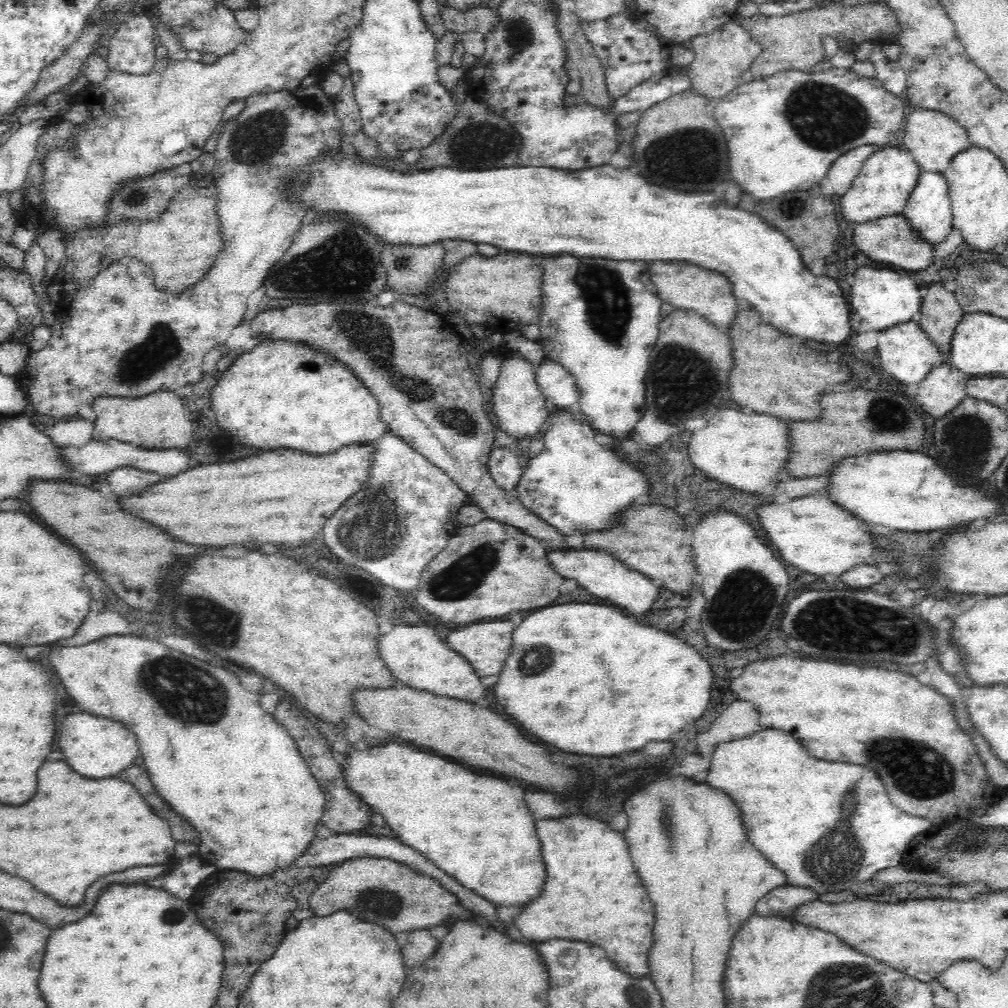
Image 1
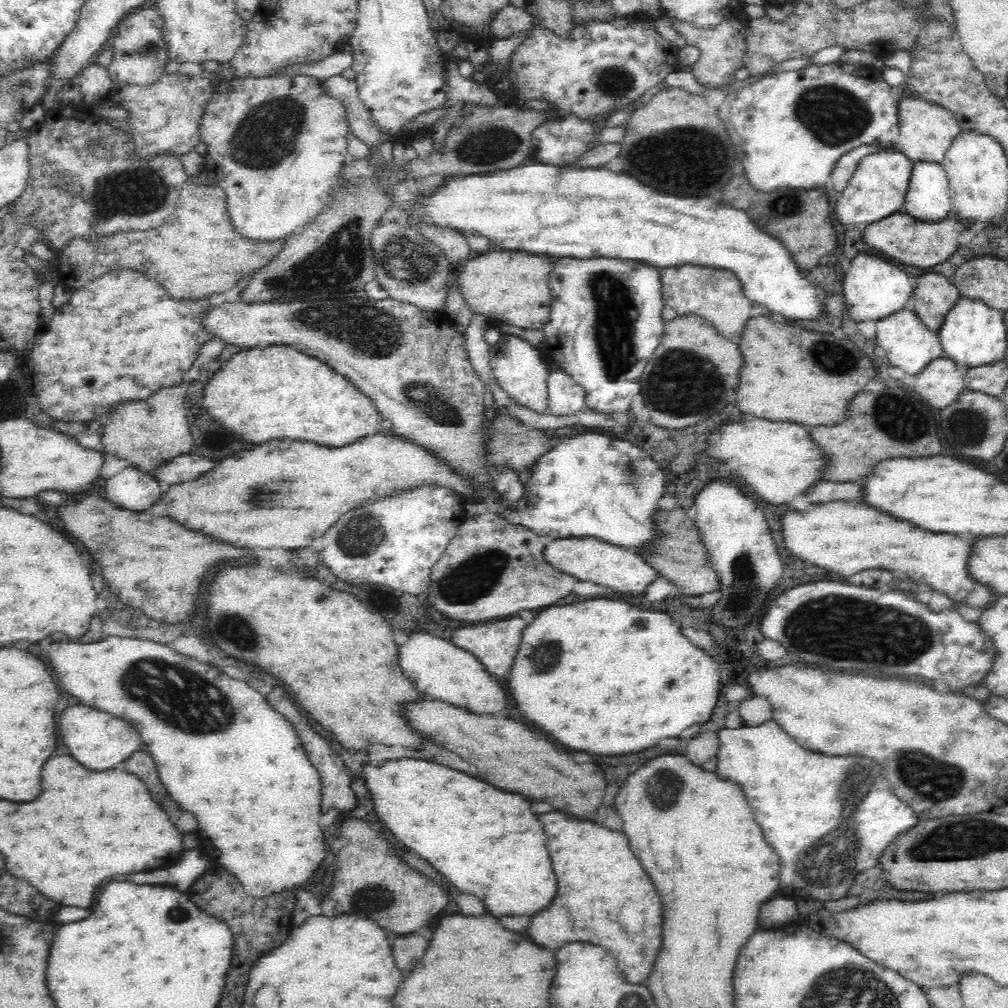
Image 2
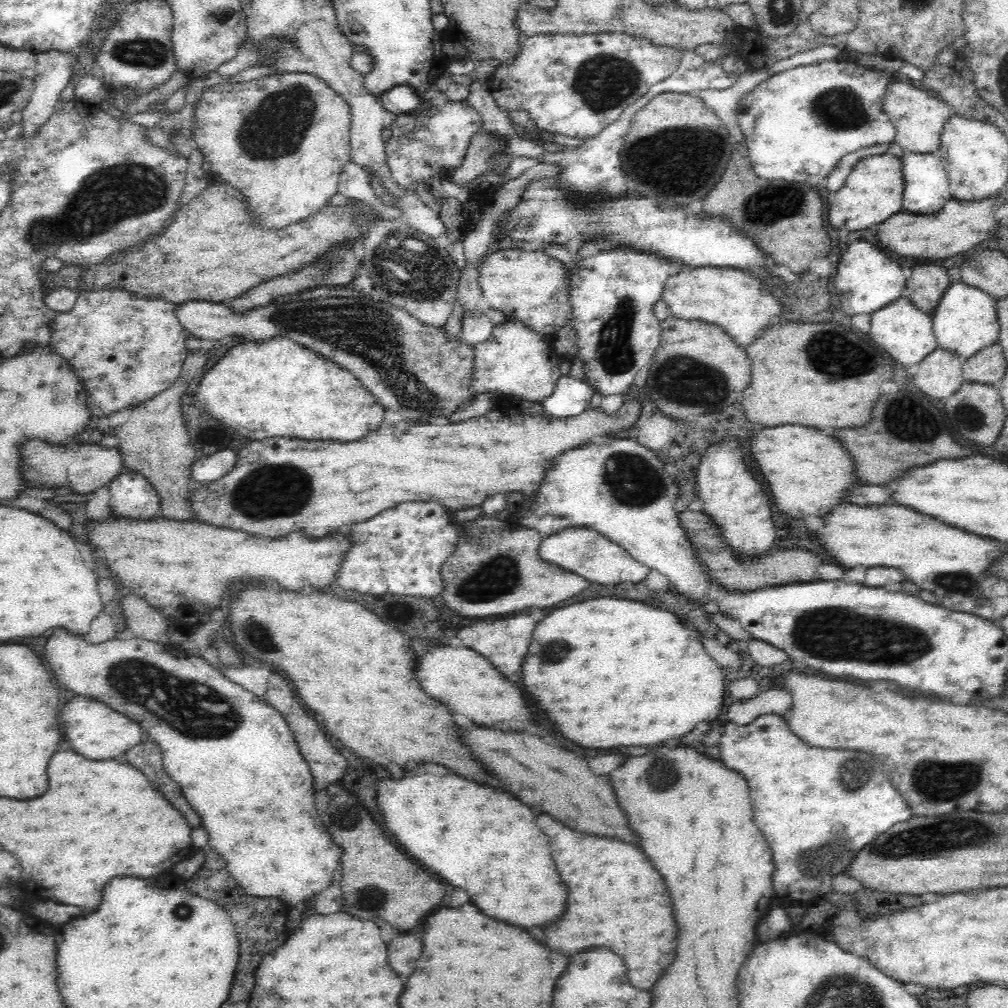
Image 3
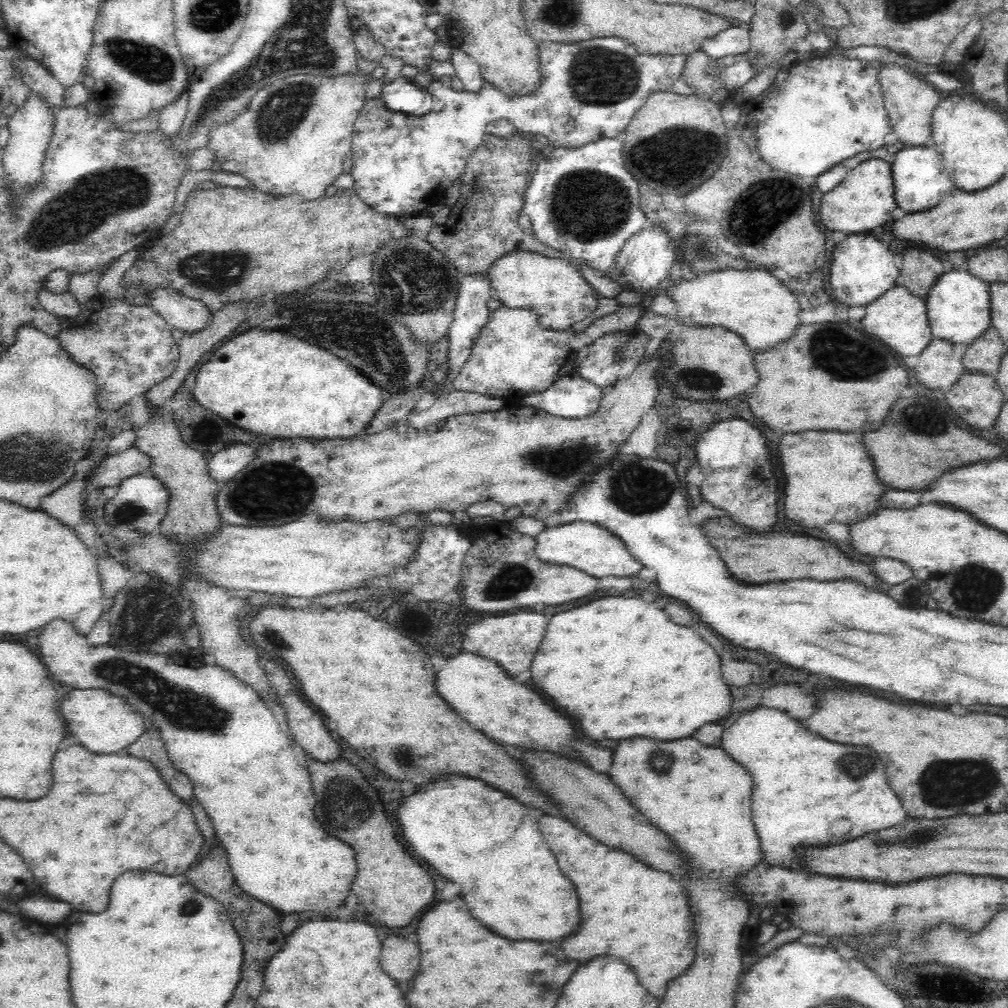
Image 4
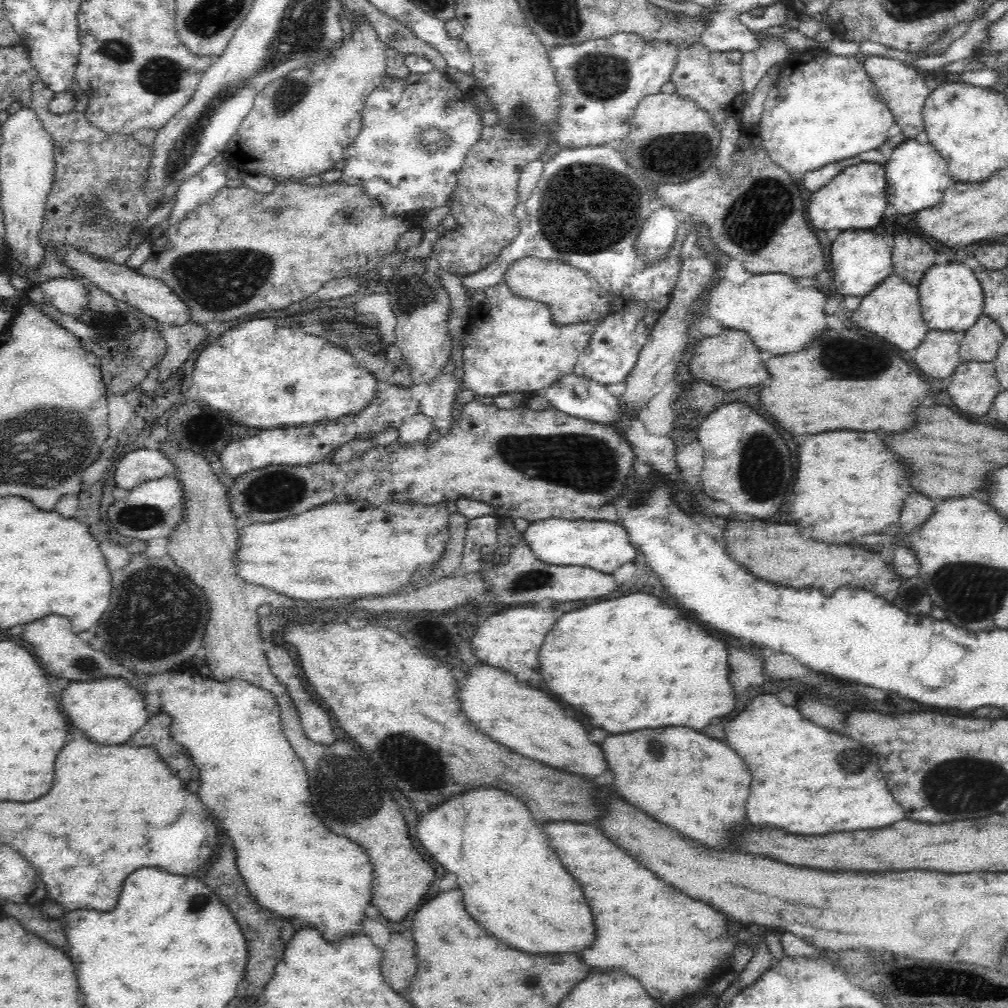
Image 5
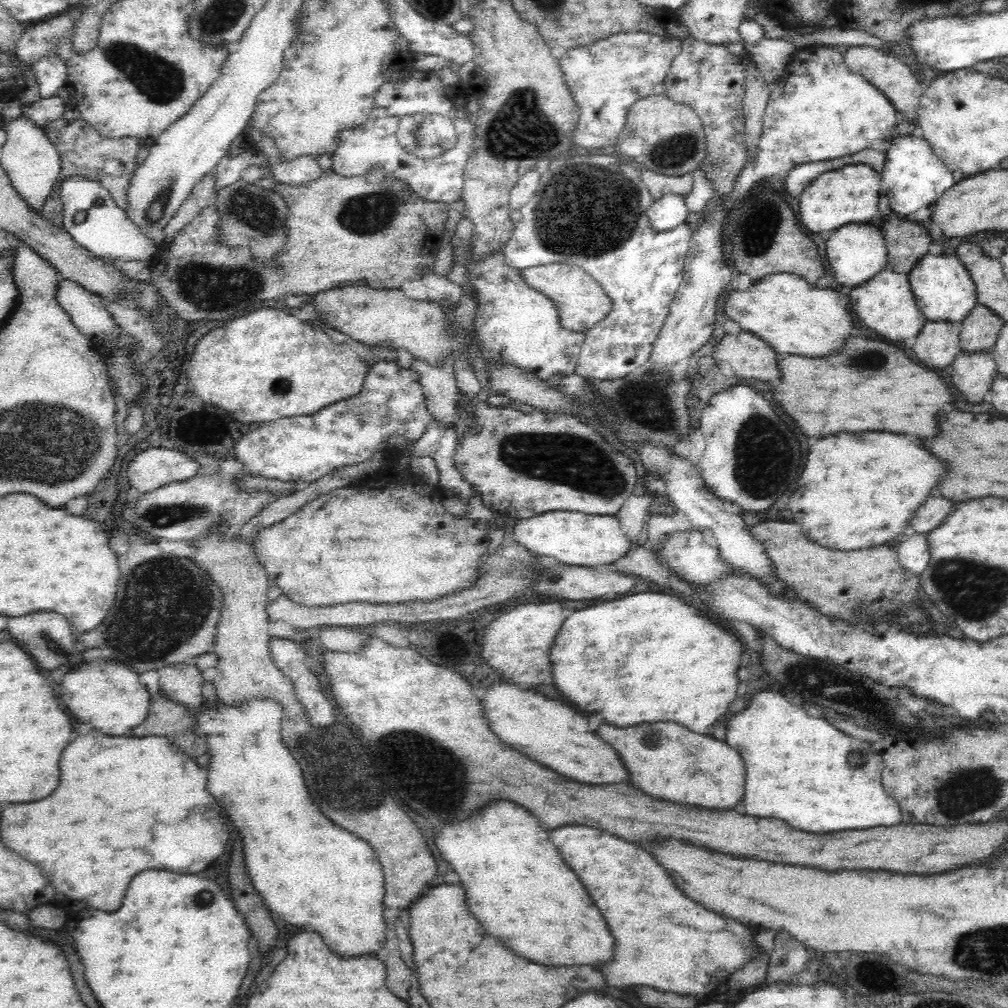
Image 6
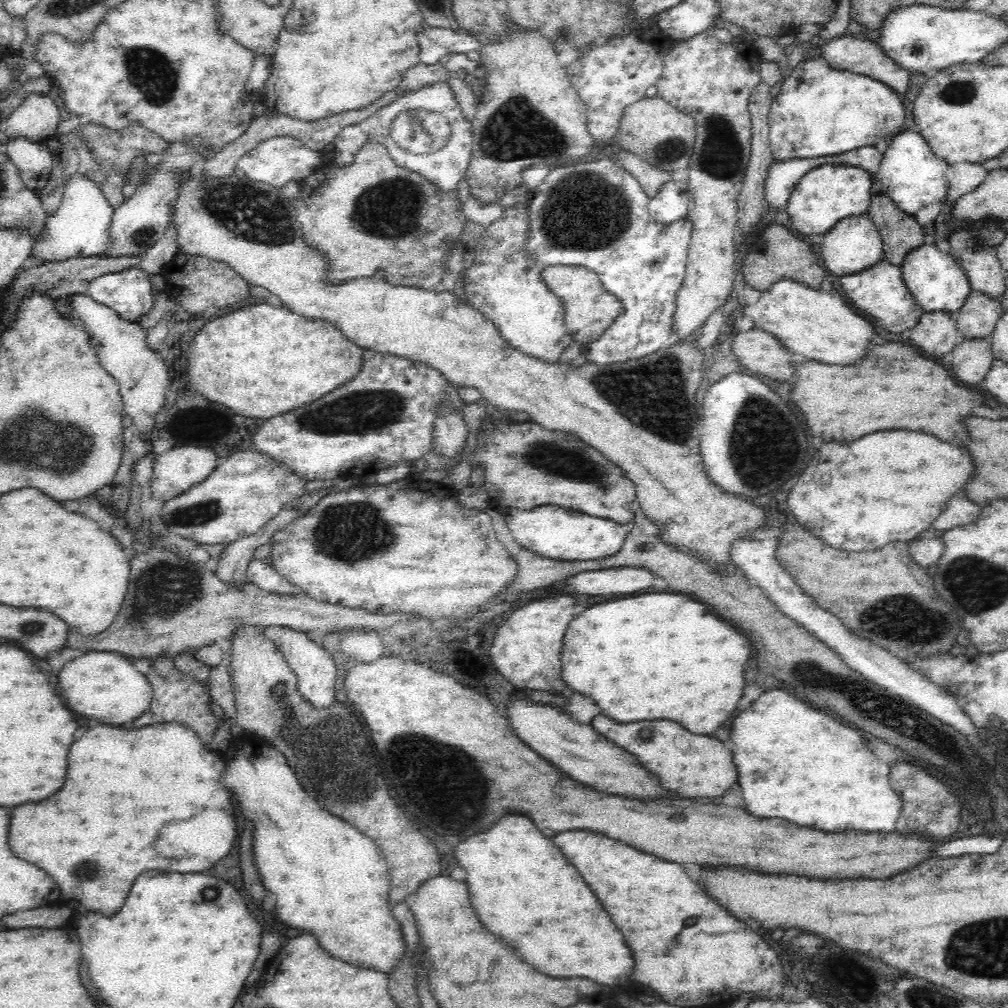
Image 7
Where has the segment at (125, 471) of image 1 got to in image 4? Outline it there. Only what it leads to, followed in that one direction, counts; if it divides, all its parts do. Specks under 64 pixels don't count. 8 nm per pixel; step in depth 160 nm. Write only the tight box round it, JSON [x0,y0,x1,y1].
[103,472,169,534]

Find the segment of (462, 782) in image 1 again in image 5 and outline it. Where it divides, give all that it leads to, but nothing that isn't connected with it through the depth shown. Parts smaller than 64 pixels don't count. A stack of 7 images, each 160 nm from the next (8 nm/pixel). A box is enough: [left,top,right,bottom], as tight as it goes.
[416,788,594,952]

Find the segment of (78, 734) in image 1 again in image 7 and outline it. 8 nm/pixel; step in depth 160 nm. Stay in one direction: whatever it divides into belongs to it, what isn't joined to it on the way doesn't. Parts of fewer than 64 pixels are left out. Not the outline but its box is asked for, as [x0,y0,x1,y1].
[58,652,153,726]

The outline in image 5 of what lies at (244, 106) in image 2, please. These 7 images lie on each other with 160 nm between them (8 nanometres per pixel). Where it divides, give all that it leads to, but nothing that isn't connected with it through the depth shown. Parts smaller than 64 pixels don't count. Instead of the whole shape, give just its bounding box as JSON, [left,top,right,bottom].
[220,17,388,184]

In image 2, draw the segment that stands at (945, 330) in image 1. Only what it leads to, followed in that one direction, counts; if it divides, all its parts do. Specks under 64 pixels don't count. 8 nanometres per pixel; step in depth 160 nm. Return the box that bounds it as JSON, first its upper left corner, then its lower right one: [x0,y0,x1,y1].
[906,274,960,334]

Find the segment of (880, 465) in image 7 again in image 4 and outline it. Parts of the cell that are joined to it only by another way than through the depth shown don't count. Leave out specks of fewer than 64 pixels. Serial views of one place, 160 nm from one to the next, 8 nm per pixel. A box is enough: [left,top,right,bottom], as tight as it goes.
[776,430,886,528]

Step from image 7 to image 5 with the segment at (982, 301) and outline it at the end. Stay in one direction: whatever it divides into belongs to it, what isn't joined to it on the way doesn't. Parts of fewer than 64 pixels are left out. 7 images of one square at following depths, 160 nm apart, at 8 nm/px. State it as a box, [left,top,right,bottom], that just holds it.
[959,316,1006,364]

